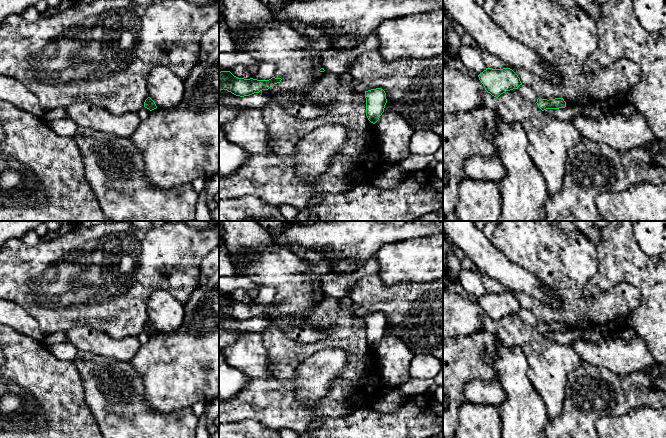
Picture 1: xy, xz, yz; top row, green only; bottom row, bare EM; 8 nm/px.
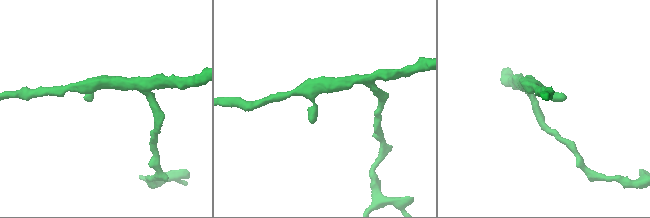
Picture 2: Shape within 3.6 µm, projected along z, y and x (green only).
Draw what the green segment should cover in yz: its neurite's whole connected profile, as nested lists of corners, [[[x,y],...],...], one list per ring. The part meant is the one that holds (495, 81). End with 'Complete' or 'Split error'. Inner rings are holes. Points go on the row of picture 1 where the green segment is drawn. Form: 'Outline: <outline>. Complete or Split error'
Outline: [[[486,68],[478,77],[485,90],[496,98],[522,85],[518,75],[510,68]]]. Complete

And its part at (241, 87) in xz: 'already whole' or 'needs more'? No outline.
already whole

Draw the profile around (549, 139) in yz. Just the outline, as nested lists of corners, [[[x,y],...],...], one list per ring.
[[[518,89],[497,98],[495,112],[506,123],[518,123],[528,138],[528,153],[546,181],[548,193],[562,189],[568,150],[583,137],[572,120],[545,114],[537,103],[526,100]]]

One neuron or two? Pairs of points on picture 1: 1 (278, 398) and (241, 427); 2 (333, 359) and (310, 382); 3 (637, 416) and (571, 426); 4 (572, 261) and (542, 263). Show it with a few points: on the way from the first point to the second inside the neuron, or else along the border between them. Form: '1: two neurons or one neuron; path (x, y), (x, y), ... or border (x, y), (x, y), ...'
1: two neurons; border (229, 421), (254, 419), (268, 427)
2: one neuron; path (327, 365), (316, 376)
3: two neurons; border (618, 416), (601, 416), (595, 422), (594, 427)
4: one neuron; path (565, 261), (549, 262)

